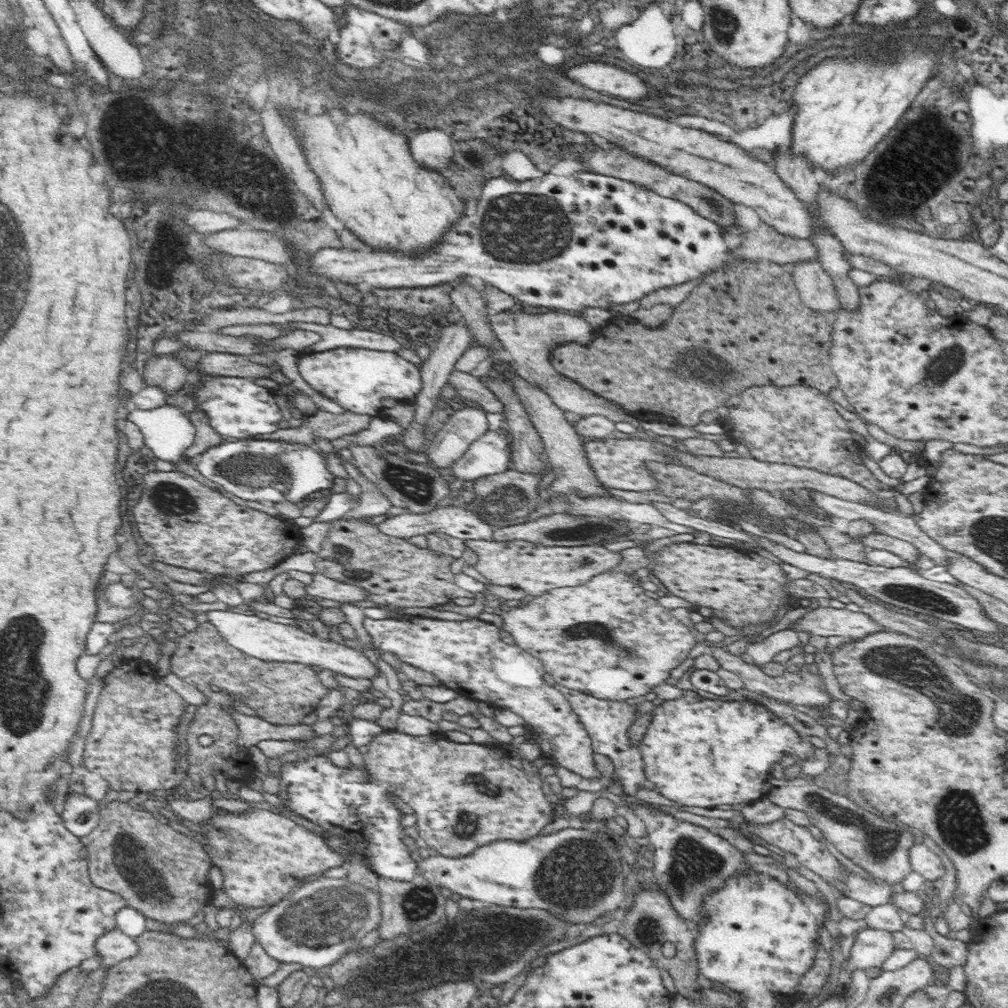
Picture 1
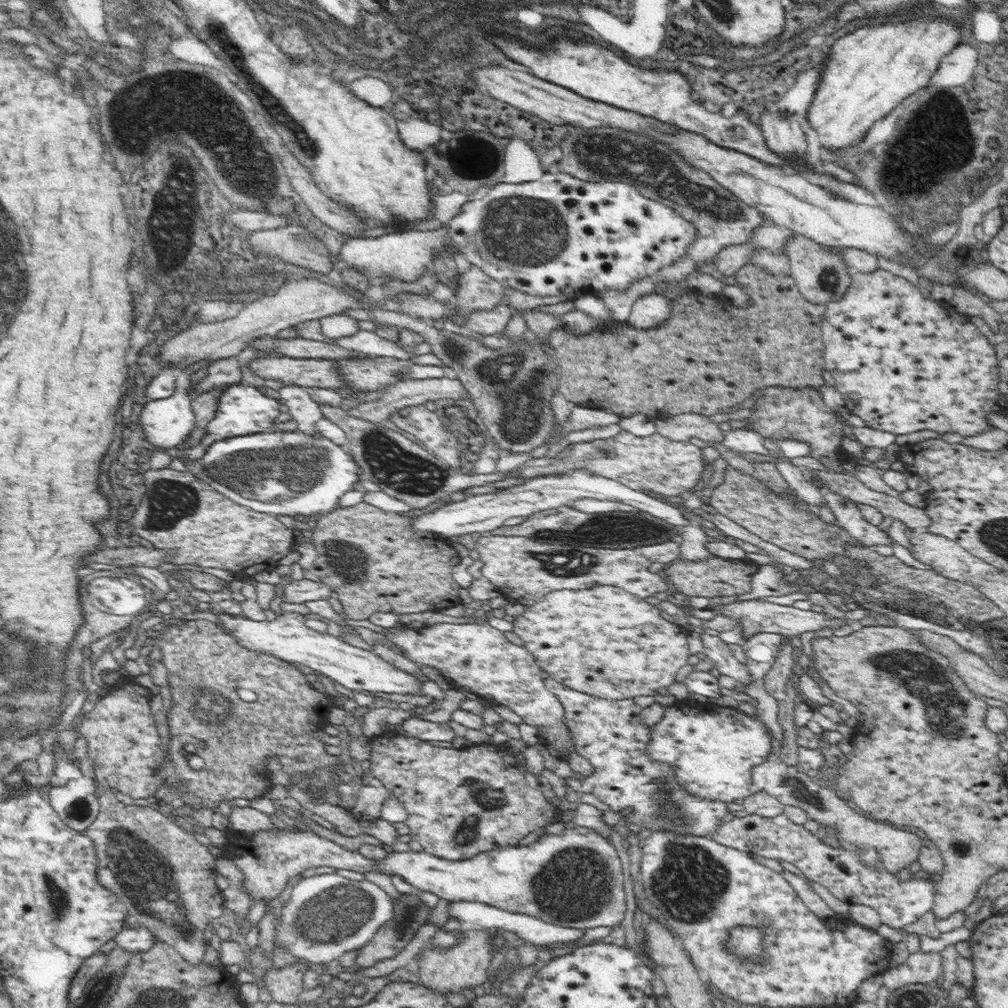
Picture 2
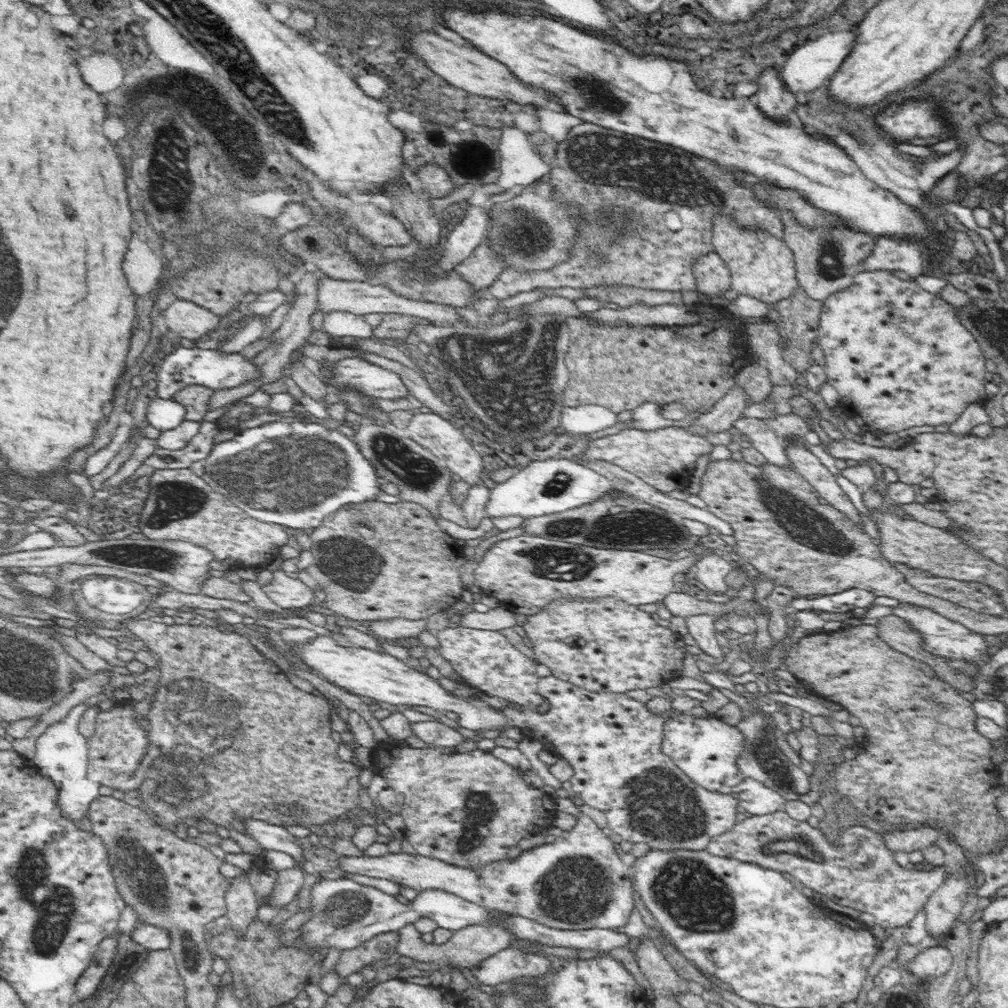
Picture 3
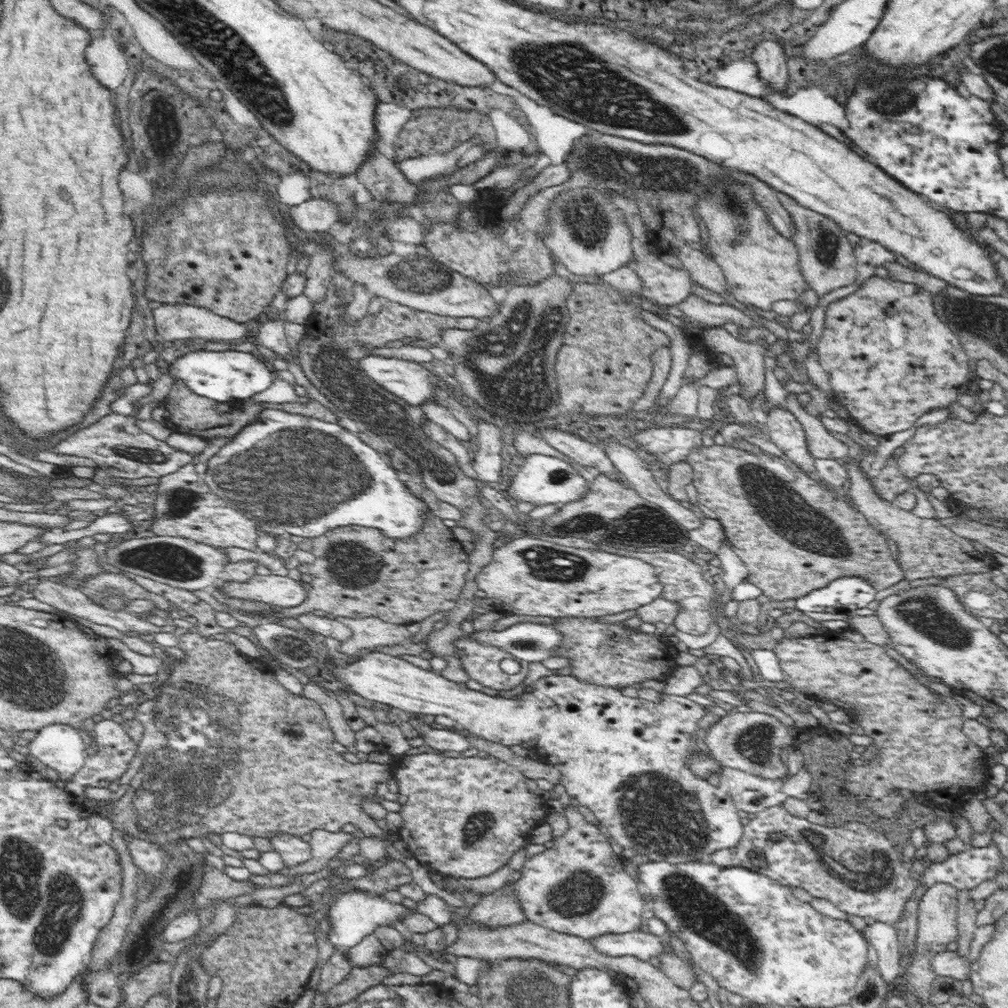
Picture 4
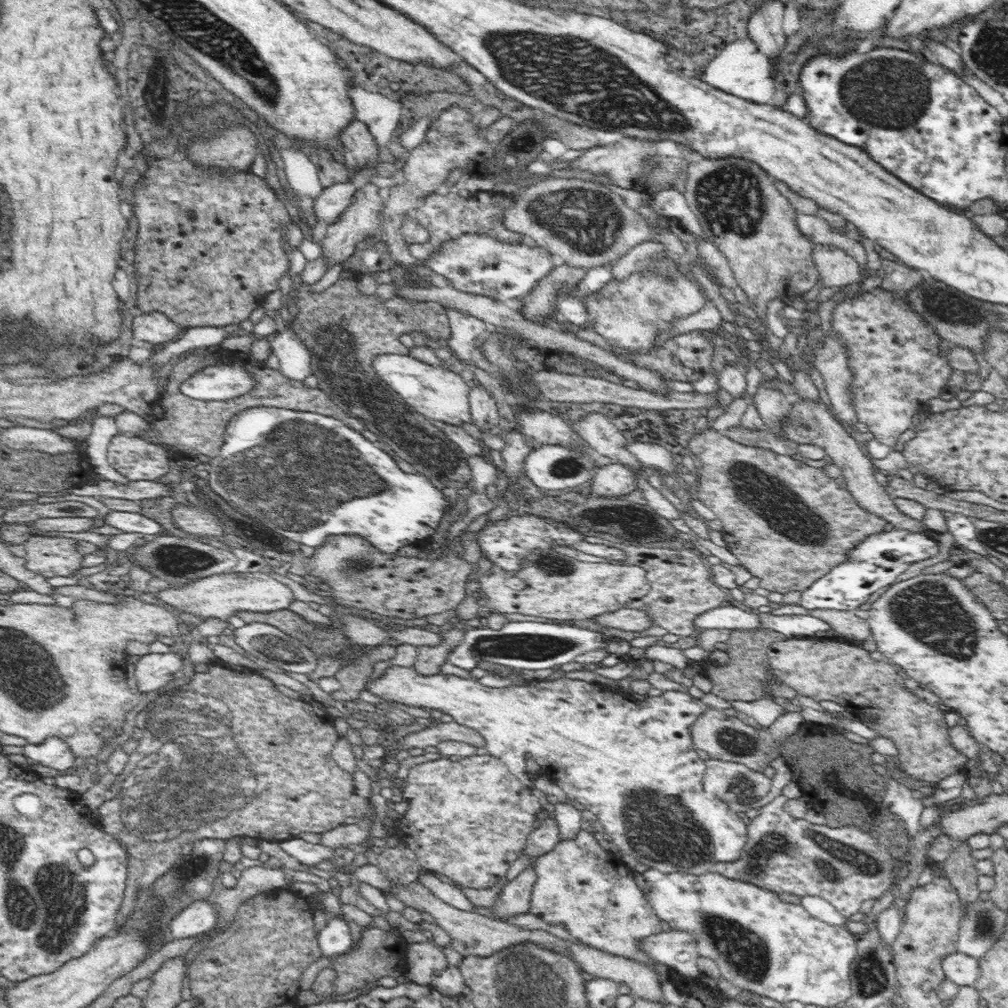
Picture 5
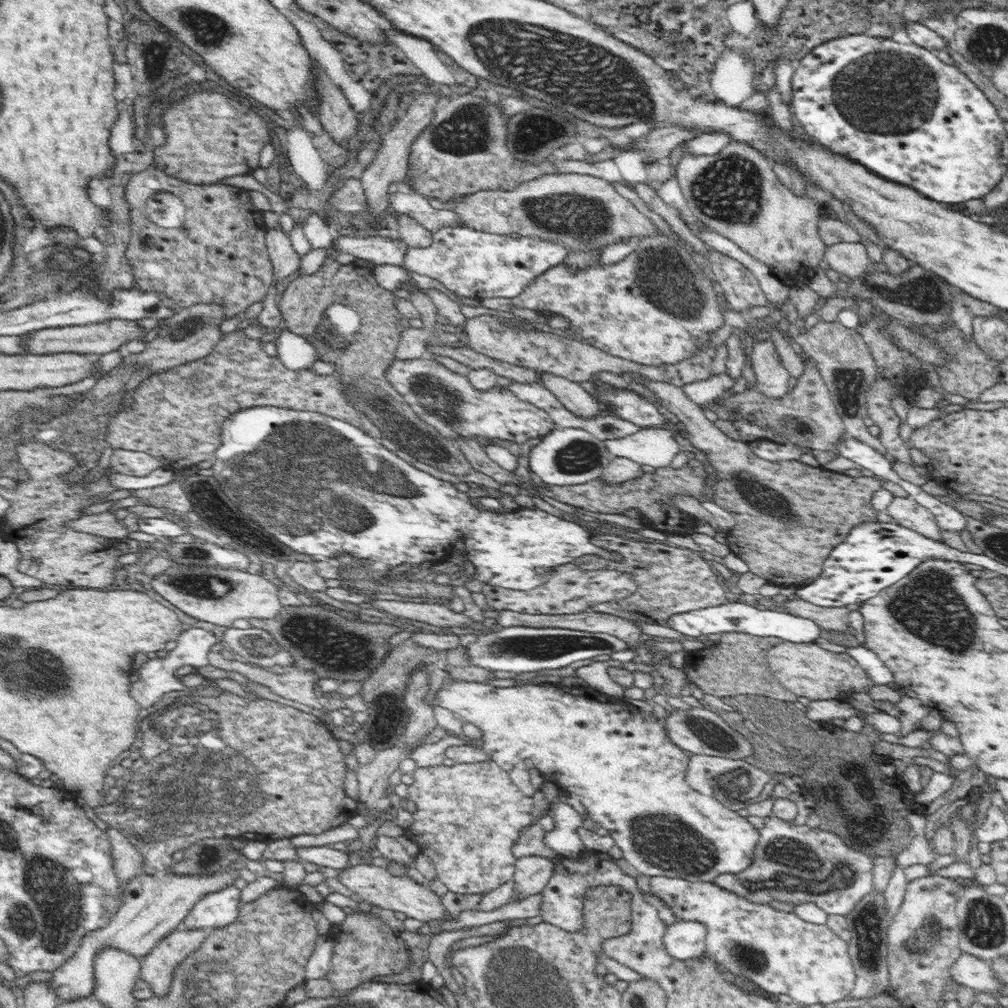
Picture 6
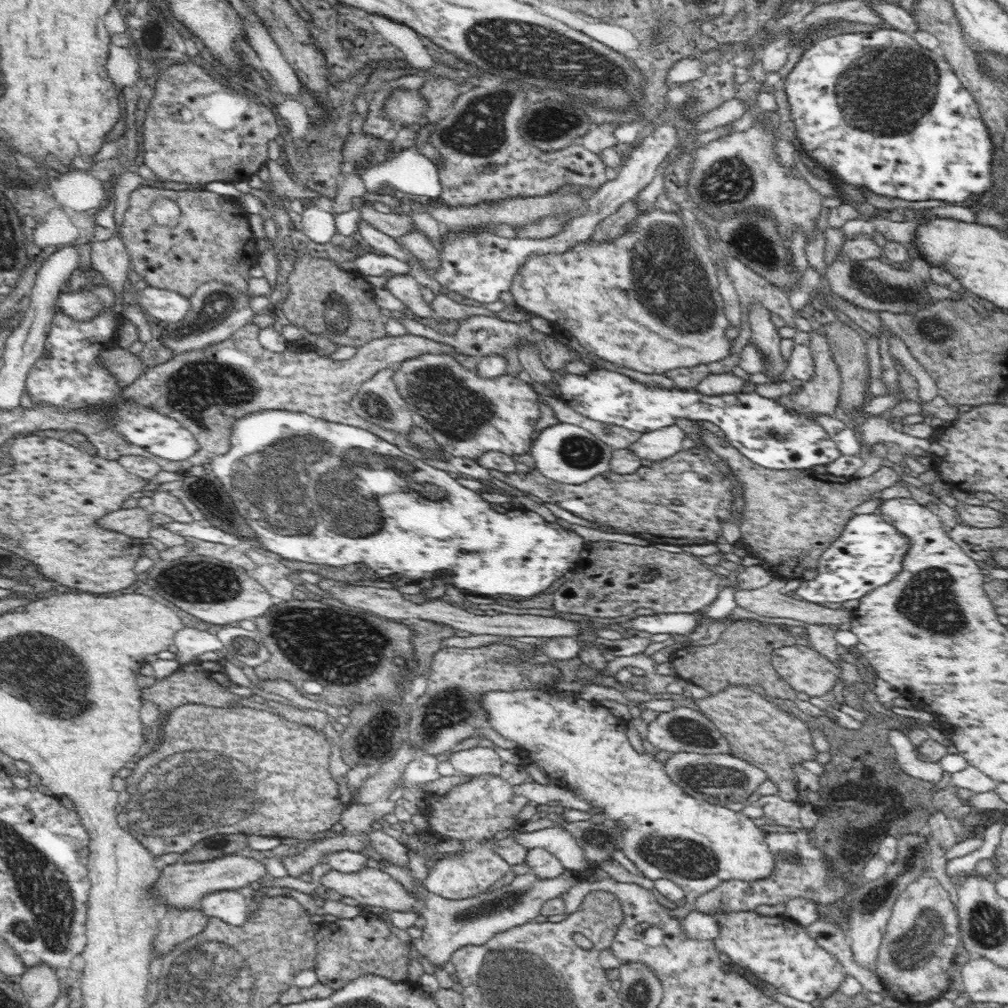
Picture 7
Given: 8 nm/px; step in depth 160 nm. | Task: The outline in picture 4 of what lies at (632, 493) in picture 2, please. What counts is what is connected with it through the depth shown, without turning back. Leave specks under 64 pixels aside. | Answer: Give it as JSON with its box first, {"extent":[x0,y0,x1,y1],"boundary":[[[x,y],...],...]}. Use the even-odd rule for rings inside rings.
{"extent":[505,454,589,506],"boundary":[[[531,454],[526,457],[523,465],[509,483],[509,489],[505,492],[507,498],[518,502],[530,502],[535,506],[546,504],[568,504],[574,500],[580,500],[588,491],[589,483],[584,479],[572,463],[565,462],[555,456],[544,454]]]}

